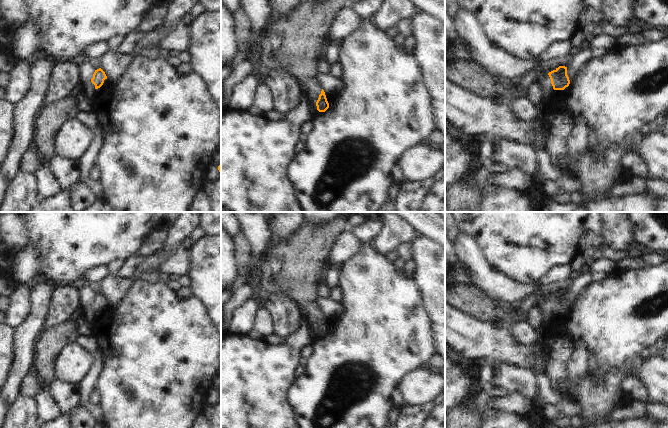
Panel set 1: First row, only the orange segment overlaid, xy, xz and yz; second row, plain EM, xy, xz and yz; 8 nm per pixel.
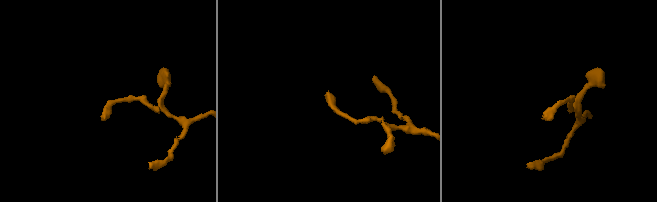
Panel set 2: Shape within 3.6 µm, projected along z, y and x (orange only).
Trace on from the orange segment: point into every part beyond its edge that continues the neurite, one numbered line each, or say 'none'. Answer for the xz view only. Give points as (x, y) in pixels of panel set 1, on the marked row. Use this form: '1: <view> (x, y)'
1: xz (297, 44)

